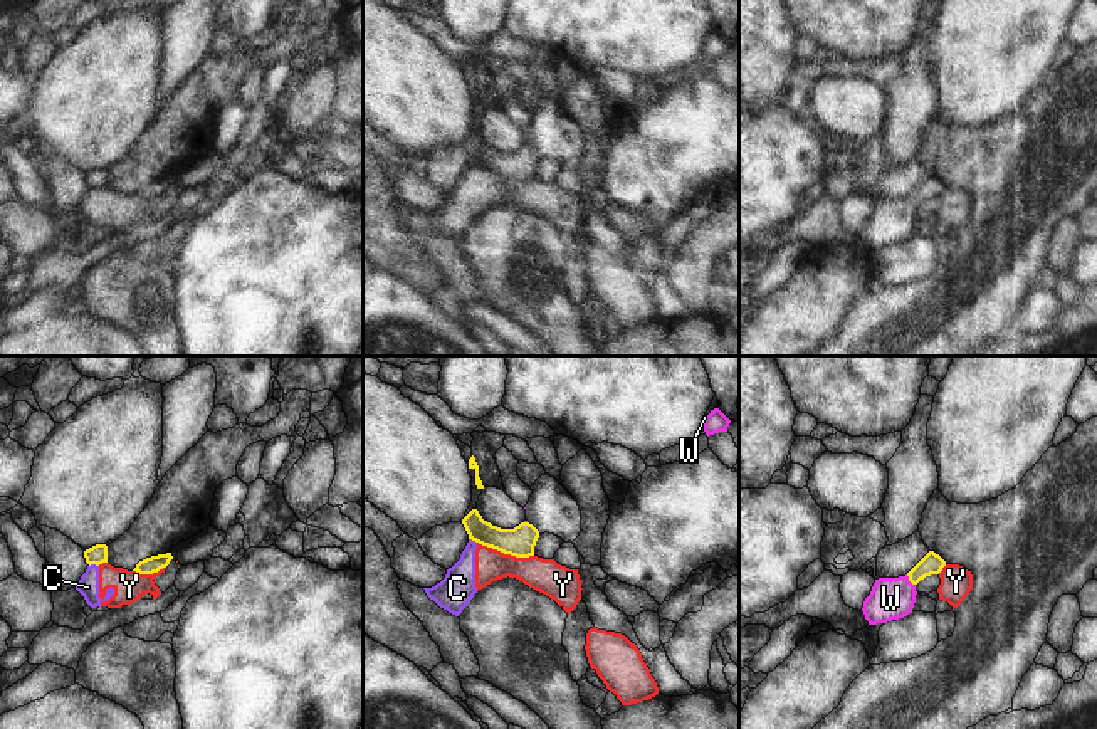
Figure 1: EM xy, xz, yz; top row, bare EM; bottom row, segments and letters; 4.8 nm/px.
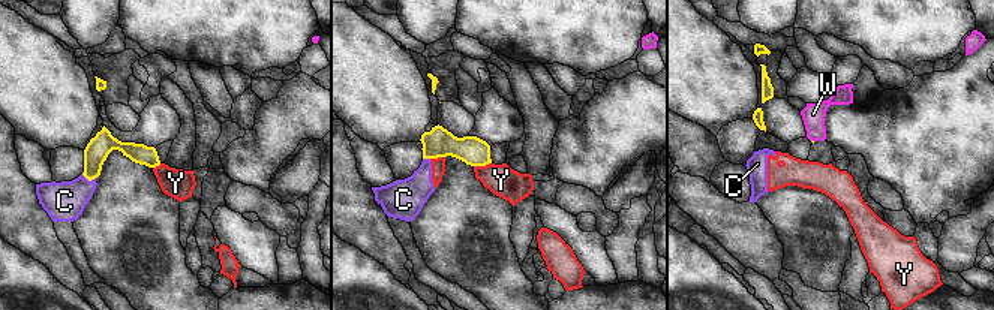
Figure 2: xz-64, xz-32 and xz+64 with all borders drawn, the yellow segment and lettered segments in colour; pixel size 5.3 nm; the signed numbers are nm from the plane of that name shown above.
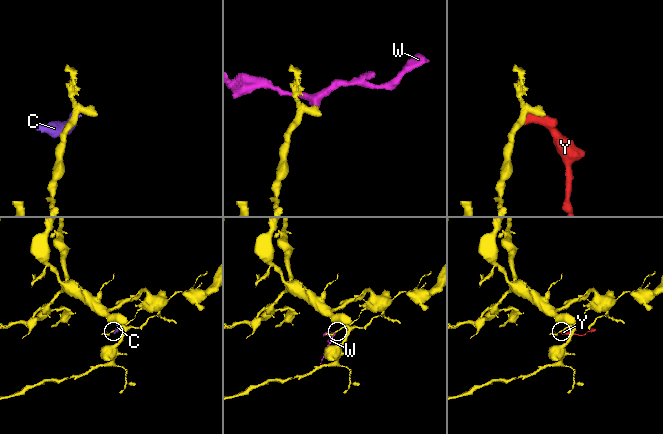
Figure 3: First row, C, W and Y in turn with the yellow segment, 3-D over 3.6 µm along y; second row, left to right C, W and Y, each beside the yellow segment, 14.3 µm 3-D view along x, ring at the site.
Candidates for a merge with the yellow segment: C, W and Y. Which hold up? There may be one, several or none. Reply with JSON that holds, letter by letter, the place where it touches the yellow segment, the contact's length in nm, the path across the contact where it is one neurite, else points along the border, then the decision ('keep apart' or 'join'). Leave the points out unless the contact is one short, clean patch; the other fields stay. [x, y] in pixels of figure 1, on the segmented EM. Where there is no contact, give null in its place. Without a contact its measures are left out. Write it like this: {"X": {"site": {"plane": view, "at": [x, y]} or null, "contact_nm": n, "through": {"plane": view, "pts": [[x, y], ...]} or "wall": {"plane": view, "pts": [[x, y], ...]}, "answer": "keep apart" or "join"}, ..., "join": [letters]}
{"C": {"site": {"plane": "xy", "at": [93, 563]}, "contact_nm": 50, "answer": "keep apart"}, "W": {"site": {"plane": "yz", "at": [909, 580]}, "contact_nm": 70, "through": {"plane": "yz", "pts": [[931, 563], [909, 580], [891, 598]]}, "answer": "join"}, "Y": {"site": {"plane": "xz", "at": [504, 553]}, "contact_nm": 300, "wall": {"plane": "xz", "pts": [[474, 540], [504, 553], [533, 556]]}, "answer": "keep apart"}, "join": ["W"]}

